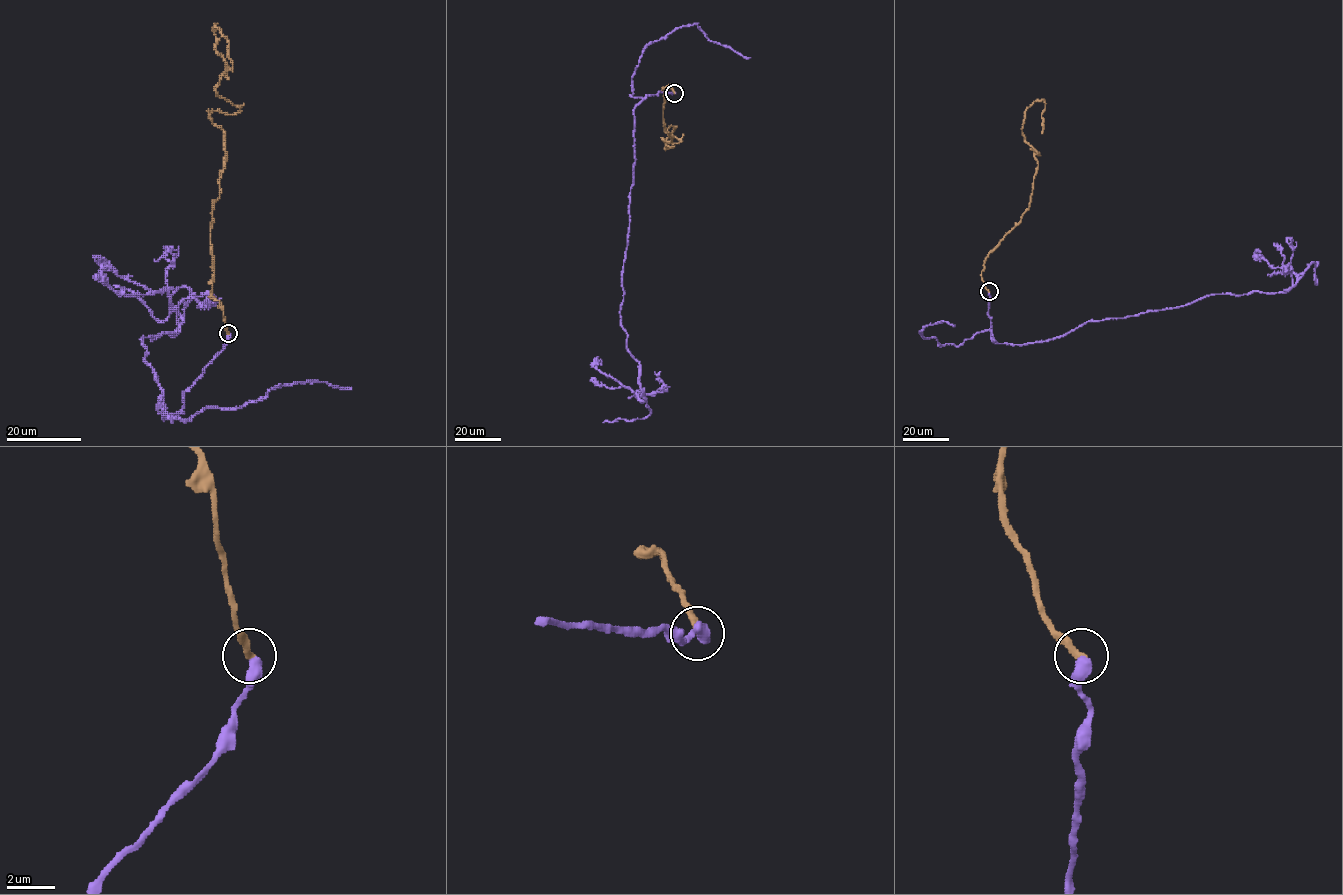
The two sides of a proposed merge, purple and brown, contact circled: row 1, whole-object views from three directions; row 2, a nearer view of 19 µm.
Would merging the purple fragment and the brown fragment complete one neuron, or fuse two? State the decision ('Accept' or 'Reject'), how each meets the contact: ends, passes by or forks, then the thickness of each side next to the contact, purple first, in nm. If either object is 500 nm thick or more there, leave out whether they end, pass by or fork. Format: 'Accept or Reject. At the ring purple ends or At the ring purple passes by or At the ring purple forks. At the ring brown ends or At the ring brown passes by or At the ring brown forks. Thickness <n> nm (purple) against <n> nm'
Accept. Thickness 550 nm (purple) against 280 nm

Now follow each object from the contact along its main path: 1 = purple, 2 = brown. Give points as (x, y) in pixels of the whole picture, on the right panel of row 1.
1: (989, 291), (993, 339), (1017, 345), (1209, 295), (1285, 292), (1312, 262), (1316, 284), (1318, 261)
2: (989, 291), (984, 261), (1029, 206), (1039, 154), (1022, 131), (1035, 100), (1044, 103), (1042, 133)

